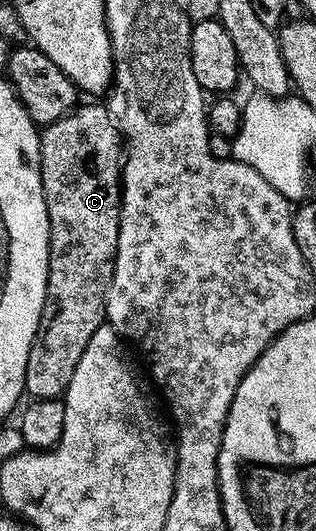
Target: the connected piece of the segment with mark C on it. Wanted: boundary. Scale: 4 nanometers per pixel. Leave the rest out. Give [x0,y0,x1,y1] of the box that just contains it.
[24,103,126,400]

